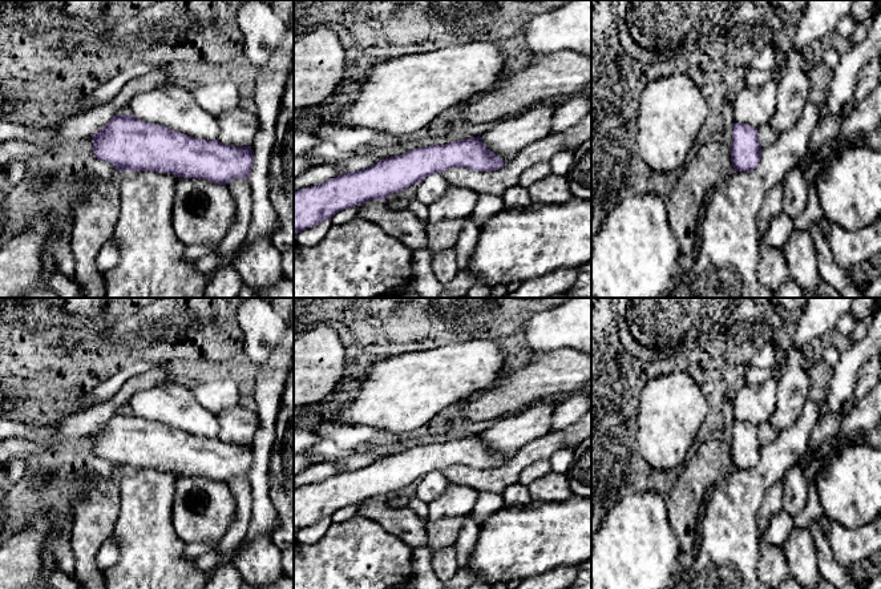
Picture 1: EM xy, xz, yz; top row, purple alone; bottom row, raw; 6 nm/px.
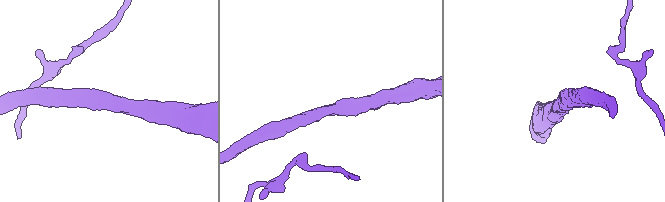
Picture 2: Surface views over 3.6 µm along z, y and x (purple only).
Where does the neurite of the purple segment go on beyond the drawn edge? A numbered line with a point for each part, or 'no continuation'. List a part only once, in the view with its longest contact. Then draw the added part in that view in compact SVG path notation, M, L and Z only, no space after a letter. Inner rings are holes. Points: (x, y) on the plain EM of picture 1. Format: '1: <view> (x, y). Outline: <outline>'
1: xy (172, 403). Outline: M174 379L136 392L128 410L138 417L202 437L214 439L219 432L218 415L199 404L187 383Z

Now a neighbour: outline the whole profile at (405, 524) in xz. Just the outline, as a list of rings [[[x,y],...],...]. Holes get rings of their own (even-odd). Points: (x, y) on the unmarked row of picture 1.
[[[375,497],[360,504],[356,516],[377,521],[389,533],[399,536],[412,548],[428,546],[428,524],[407,508],[391,508],[385,499]]]

